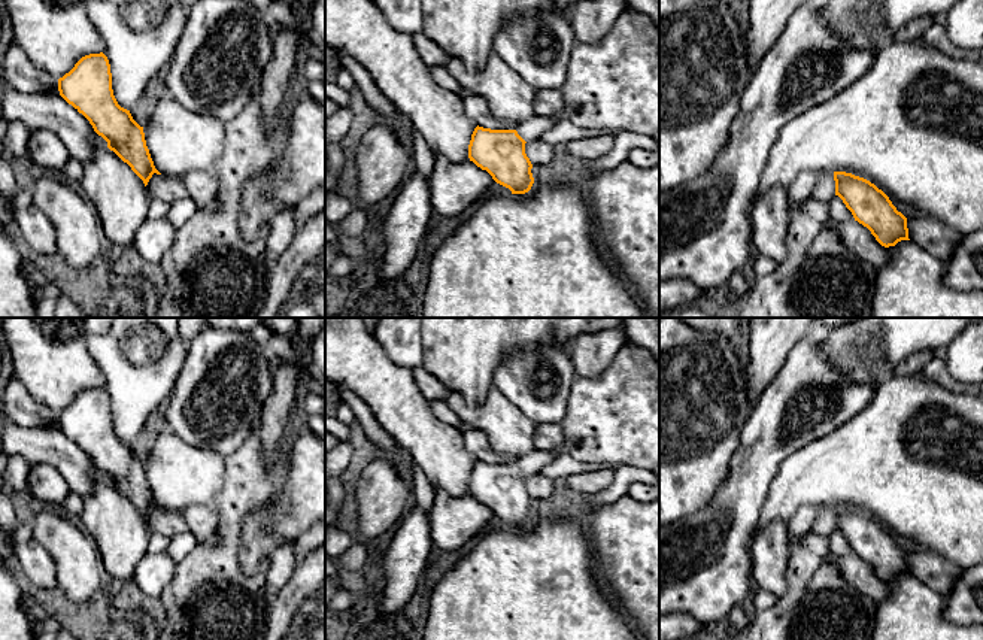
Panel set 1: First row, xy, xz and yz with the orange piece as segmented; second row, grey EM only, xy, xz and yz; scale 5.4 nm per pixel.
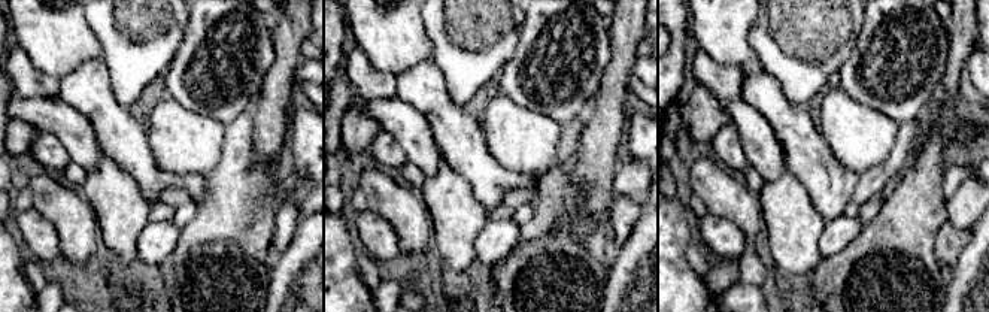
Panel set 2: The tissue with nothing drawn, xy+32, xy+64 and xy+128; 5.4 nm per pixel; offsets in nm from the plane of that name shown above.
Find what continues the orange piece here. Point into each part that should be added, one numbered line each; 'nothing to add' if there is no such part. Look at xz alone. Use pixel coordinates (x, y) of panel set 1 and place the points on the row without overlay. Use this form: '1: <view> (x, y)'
1: xz (531, 463)

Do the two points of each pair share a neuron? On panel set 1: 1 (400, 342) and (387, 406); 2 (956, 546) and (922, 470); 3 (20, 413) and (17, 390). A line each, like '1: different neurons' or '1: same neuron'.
1: different neurons
2: same neuron
3: same neuron

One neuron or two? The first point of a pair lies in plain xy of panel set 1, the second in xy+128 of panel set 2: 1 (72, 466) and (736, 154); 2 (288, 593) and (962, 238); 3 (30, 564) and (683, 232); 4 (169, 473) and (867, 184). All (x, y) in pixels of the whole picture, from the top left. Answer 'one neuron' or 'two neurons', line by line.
1: two neurons
2: two neurons
3: two neurons
4: two neurons

